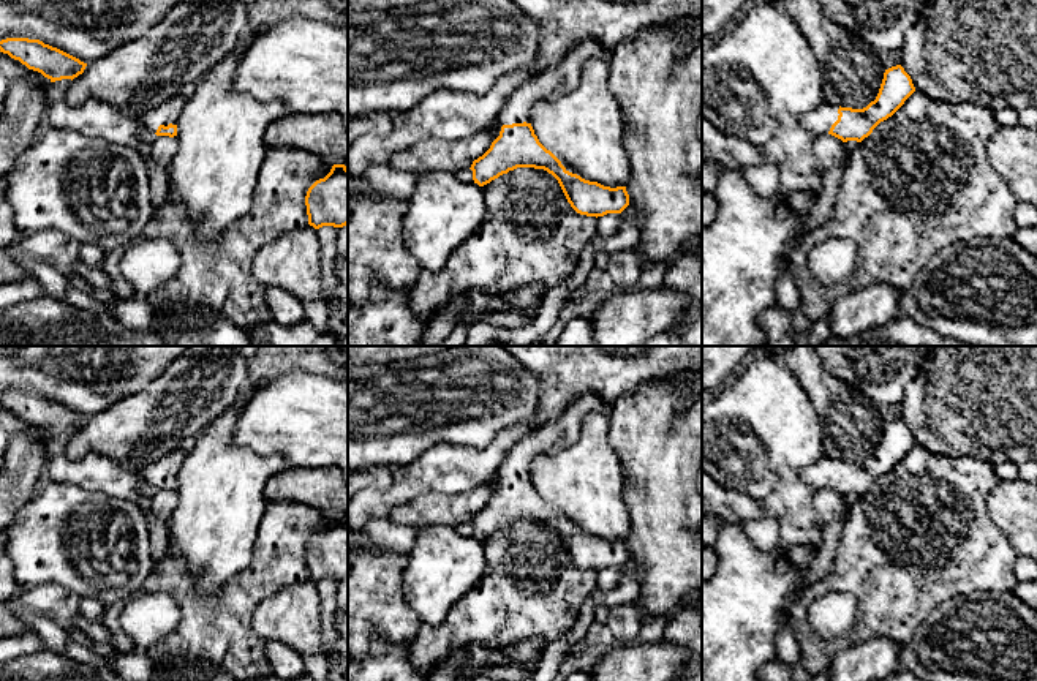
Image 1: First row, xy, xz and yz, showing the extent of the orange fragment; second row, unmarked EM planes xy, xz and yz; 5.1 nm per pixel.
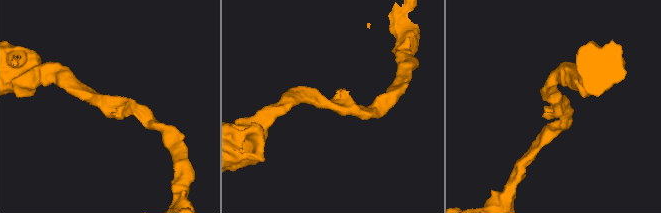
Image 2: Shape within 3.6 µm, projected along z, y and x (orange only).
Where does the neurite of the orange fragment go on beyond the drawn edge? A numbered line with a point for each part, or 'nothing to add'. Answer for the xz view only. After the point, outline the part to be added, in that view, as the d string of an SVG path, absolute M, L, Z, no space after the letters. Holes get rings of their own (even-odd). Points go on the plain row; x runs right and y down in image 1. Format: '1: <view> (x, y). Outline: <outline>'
1: xz (566, 428). Outline: M585 393L571 403L552 423L528 433L506 455L498 474L498 490L503 479L531 477L531 461L541 453L555 453L579 439L582 422L591 414L610 414L609 406L594 393Z

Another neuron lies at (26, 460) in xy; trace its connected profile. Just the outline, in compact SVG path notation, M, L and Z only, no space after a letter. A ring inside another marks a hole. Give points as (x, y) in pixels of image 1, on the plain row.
M13 436L0 471L0 532L8 528L14 514L36 491L47 463L46 439Z

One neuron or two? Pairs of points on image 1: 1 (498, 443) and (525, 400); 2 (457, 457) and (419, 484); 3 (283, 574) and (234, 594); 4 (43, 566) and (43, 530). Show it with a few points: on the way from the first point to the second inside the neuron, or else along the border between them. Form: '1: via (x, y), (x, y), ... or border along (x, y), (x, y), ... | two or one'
1: border along (538, 406), (531, 419), (512, 422), (476, 449) | two
2: via (448, 466), (429, 474) | one
3: via (271, 574), (247, 590) | one
4: via (43, 556), (43, 539) | one

